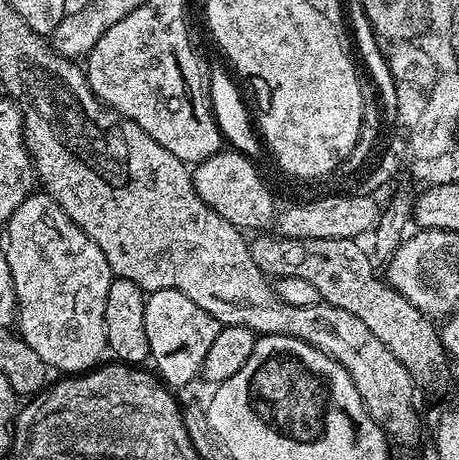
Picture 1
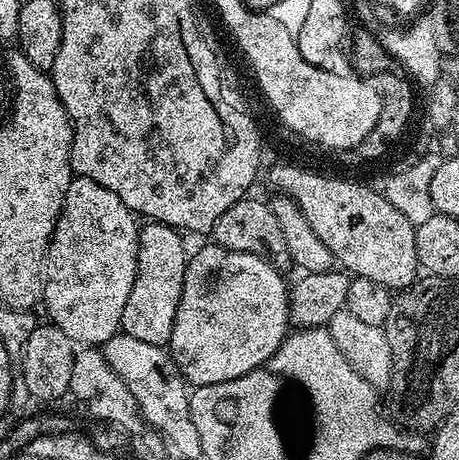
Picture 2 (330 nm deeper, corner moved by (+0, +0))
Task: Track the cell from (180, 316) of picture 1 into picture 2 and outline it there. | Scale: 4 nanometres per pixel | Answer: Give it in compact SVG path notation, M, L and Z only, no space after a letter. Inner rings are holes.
M208 242L205 248L191 253L188 268L184 272L182 298L178 302L178 314L174 318L174 330L170 341L170 355L189 385L230 382L267 365L274 350L282 346L285 336L290 331L290 284L289 281L284 281L284 275L281 269L274 267L261 256L226 250L215 242Z

